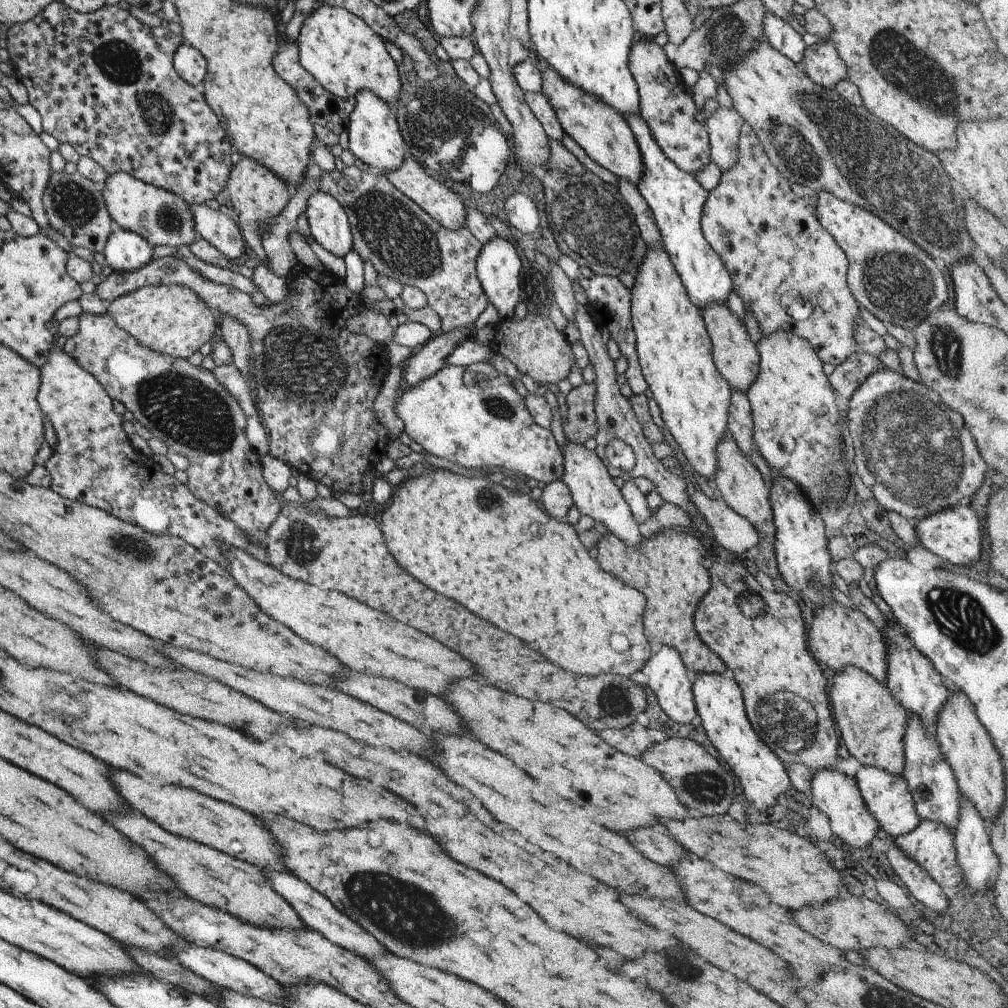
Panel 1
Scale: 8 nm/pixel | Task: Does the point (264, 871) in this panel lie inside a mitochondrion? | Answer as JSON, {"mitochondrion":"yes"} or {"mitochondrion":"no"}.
{"mitochondrion":"no"}

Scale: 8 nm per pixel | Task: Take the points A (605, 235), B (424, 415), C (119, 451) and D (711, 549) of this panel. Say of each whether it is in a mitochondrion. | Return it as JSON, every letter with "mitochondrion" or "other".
{"A":"mitochondrion","B":"other","C":"other","D":"other"}

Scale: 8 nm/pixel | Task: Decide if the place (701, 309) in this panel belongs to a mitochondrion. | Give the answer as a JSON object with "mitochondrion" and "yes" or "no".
{"mitochondrion":"no"}

